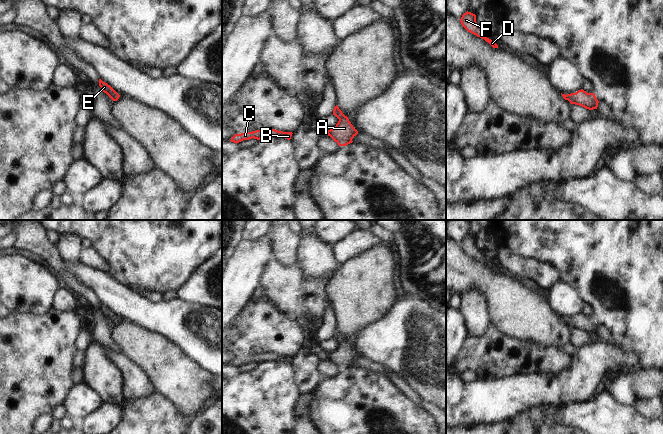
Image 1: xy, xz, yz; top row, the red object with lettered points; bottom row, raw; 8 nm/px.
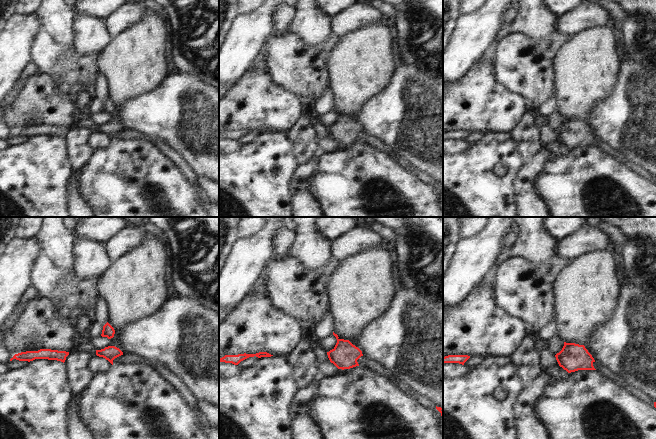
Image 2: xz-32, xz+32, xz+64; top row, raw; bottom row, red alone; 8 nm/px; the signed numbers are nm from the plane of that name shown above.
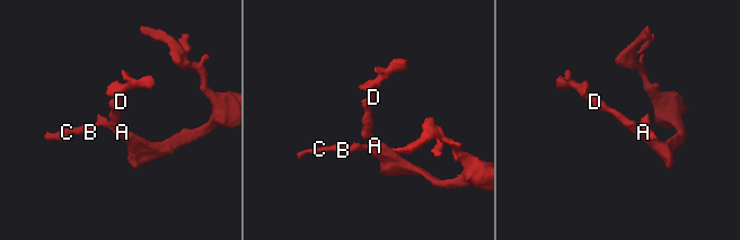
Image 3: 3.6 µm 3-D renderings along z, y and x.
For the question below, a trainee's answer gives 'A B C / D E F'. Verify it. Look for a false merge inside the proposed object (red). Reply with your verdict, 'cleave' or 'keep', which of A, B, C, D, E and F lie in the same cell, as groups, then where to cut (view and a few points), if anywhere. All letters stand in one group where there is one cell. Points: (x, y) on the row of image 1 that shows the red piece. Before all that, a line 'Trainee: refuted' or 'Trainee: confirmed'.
Trainee: refuted
keep | A B C D E F | no cut

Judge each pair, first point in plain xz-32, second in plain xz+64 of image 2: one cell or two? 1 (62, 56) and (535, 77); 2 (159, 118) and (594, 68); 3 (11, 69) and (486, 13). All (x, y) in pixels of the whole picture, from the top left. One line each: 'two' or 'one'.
1: one
2: two
3: one

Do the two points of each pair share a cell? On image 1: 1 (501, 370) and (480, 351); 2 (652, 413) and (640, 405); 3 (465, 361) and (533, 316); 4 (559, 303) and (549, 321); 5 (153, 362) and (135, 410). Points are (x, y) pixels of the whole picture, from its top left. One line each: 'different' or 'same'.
1: same
2: same
3: different
4: different
5: different

